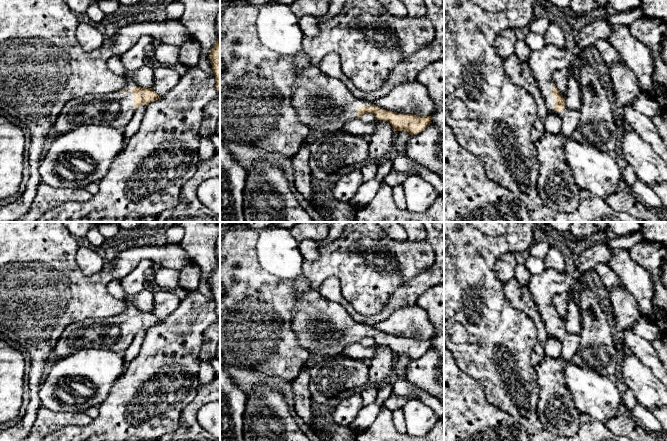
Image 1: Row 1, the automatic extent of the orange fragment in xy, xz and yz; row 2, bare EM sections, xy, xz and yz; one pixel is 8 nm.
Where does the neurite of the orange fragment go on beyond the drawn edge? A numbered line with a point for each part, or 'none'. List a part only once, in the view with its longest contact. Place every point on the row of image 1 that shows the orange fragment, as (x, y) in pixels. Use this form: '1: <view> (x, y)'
1: xy (116, 109)

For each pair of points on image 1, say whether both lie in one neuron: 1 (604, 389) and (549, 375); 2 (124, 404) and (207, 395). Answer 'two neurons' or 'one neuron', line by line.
1: two neurons
2: two neurons

